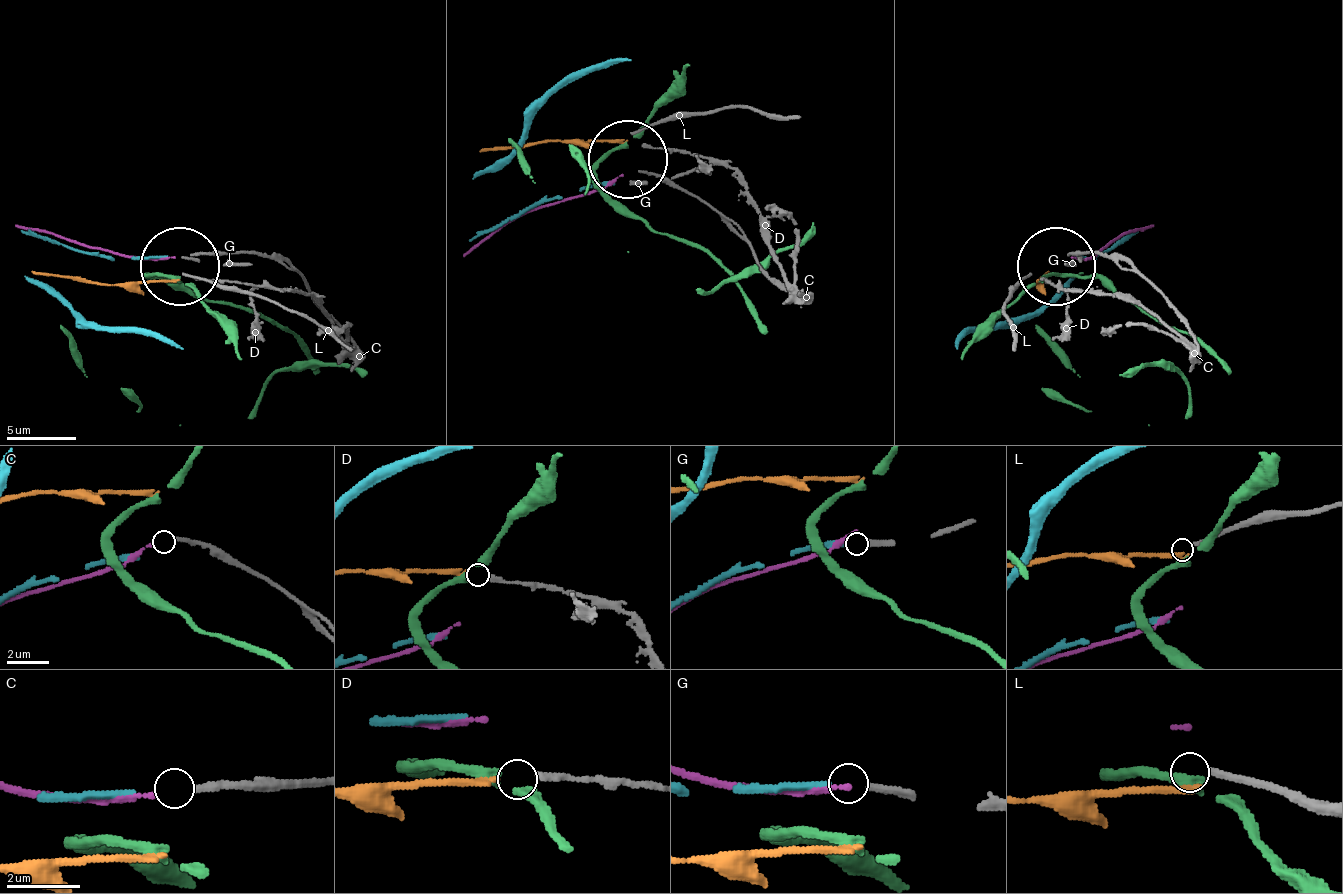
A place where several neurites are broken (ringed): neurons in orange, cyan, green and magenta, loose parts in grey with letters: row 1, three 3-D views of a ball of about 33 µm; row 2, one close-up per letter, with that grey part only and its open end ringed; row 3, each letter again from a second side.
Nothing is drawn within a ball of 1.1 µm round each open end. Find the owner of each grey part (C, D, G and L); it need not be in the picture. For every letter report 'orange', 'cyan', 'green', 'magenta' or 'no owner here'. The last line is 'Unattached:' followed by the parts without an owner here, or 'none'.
C: magenta
D: orange
G: cyan
L: no owner here
Unattached: L

